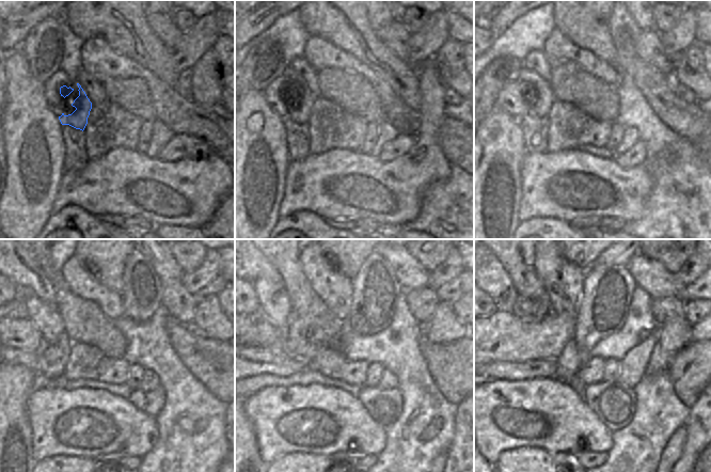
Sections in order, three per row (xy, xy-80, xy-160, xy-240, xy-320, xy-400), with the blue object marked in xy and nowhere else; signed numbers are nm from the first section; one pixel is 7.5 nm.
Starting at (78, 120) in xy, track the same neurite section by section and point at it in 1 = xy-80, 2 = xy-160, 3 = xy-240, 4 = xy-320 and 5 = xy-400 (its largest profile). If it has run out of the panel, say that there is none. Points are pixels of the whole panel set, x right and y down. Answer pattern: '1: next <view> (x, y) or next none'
1: next xy-80 (310, 96)
2: next xy-160 (537, 94)
3: next xy-240 (45, 316)
4: next xy-320 (273, 303)
5: next xy-400 (495, 282)

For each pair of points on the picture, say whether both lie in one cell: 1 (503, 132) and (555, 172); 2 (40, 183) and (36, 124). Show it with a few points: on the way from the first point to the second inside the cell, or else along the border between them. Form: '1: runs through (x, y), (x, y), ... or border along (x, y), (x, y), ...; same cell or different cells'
1: border along (527, 153), (521, 164), (521, 177); different cells
2: runs through (36, 168), (36, 139); same cell

